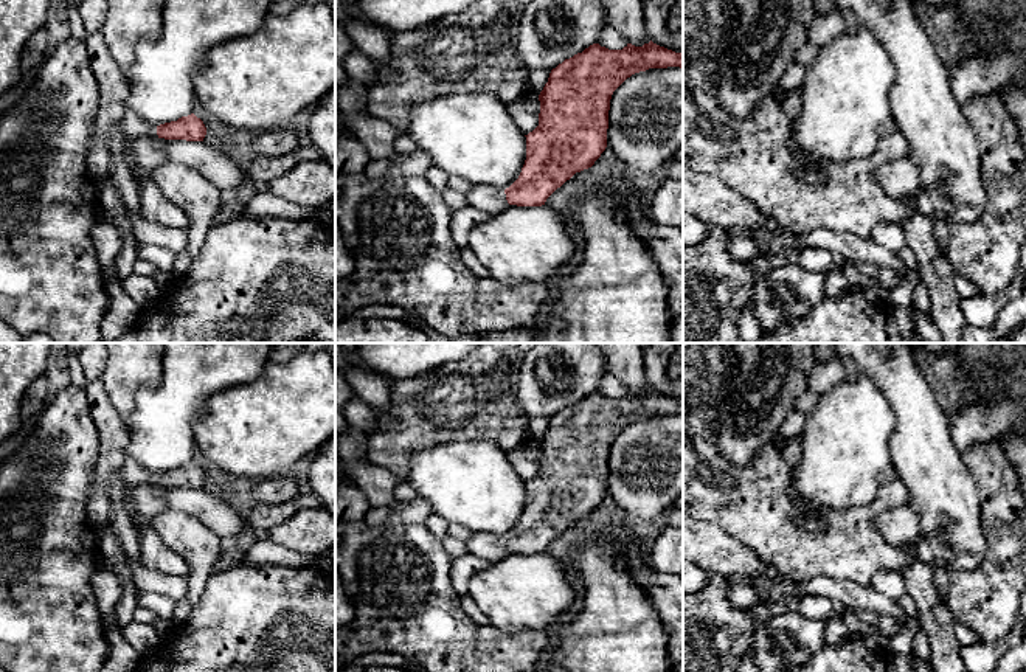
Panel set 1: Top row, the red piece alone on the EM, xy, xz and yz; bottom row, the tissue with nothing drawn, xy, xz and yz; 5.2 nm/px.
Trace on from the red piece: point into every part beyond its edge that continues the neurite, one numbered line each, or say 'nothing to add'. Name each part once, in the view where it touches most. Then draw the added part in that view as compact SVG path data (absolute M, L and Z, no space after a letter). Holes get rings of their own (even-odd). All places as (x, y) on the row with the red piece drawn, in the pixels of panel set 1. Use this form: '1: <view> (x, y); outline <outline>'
1: xz (488, 199); outline M473 186L466 197L469 206L490 216L498 214L509 206L504 191L494 186Z

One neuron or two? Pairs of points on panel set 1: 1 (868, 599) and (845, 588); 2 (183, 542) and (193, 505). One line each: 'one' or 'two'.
1: one
2: two

